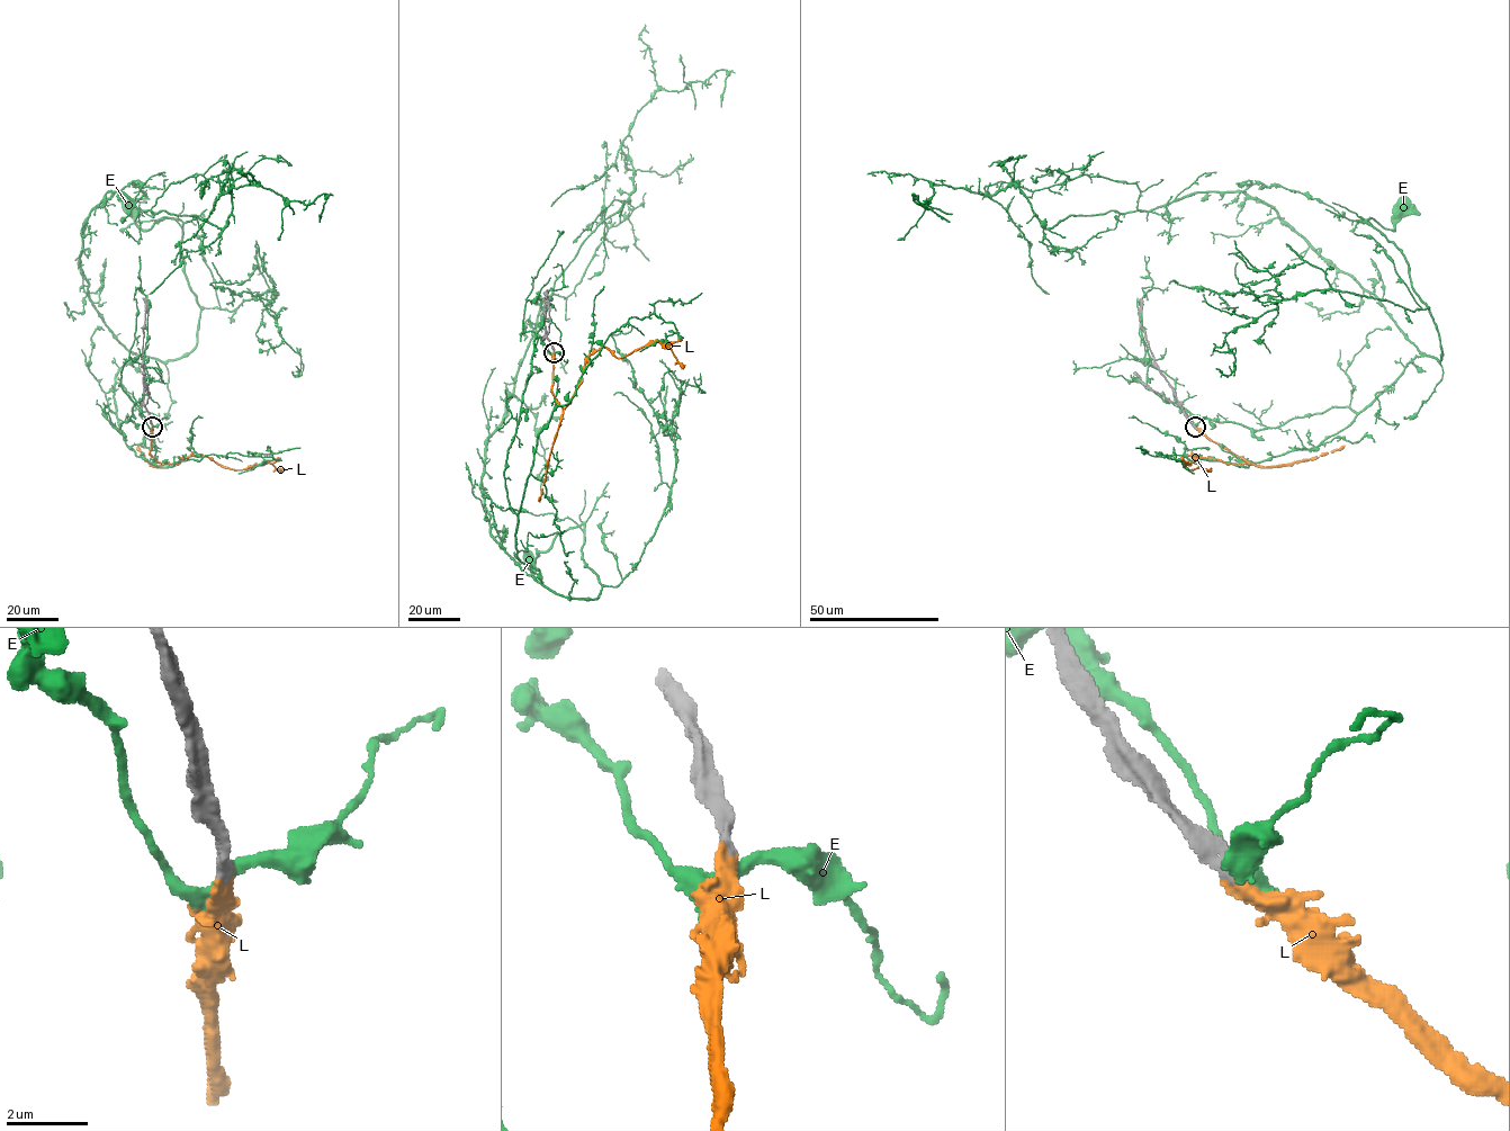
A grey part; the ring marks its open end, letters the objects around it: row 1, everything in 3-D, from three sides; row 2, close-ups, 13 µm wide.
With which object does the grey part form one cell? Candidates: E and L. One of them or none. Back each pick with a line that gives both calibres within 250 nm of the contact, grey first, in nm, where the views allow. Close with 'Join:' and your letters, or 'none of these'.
L: 360/400 nm
Join: L

